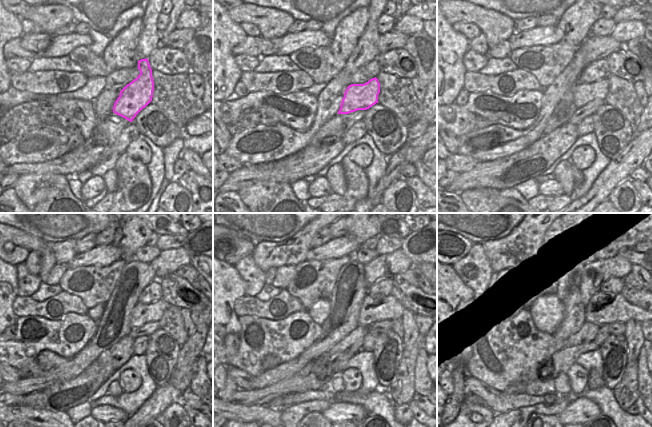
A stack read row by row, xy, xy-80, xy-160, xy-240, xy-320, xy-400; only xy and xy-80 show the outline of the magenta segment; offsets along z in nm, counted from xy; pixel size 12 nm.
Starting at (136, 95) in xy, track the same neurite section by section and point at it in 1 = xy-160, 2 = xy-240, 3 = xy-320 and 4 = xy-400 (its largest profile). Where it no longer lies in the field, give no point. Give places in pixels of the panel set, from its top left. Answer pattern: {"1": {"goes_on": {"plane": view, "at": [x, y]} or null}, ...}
{"1": {"goes_on": {"plane": "xy-160", "at": [583, 93]}}, "2": {"goes_on": {"plane": "xy-240", "at": [142, 314]}}, "3": {"goes_on": {"plane": "xy-320", "at": [374, 309]}}, "4": {"goes_on": {"plane": "xy-400", "at": [603, 308]}}}

